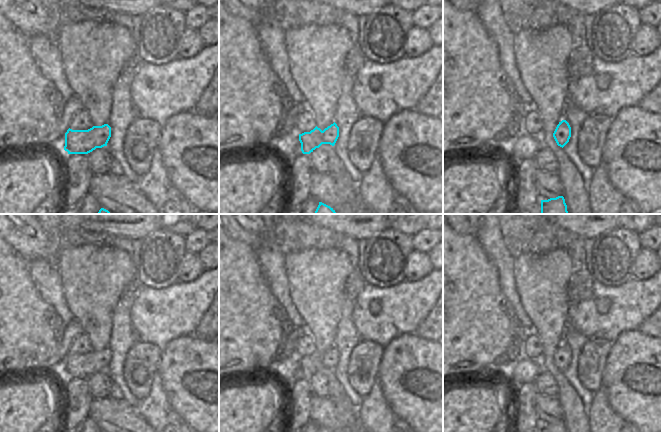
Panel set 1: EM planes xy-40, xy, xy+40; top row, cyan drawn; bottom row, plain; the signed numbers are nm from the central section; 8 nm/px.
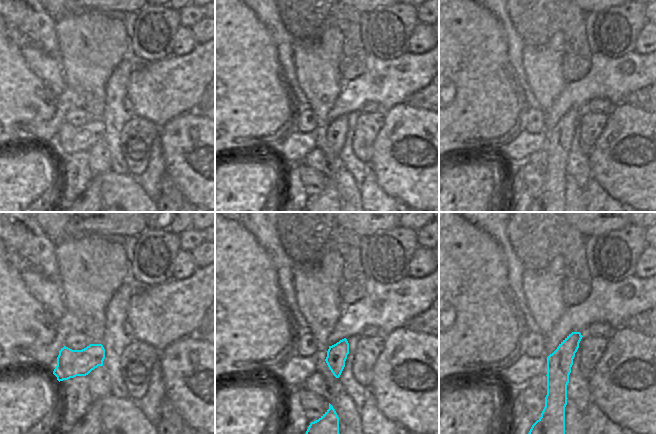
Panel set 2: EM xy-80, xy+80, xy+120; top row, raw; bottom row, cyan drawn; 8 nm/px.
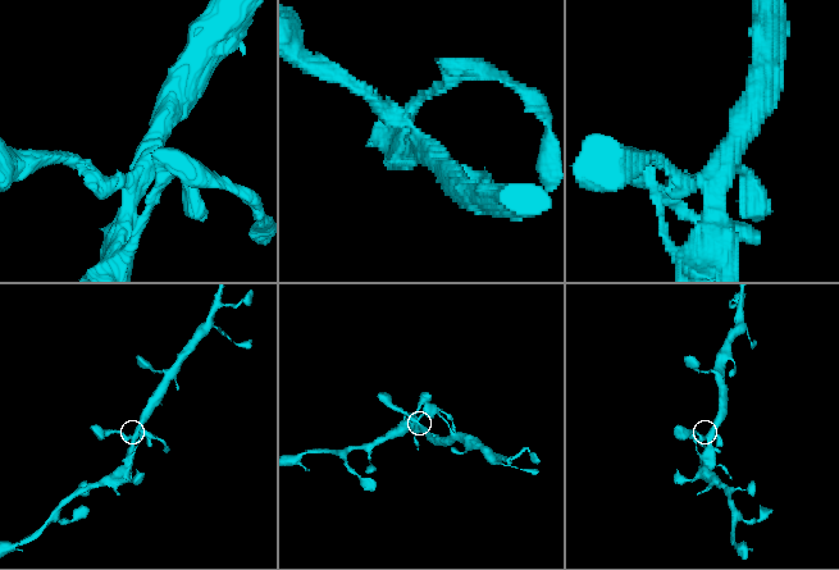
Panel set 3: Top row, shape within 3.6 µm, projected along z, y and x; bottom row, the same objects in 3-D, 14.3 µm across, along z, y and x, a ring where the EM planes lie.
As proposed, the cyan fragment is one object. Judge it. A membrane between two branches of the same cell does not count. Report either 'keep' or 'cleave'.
keep

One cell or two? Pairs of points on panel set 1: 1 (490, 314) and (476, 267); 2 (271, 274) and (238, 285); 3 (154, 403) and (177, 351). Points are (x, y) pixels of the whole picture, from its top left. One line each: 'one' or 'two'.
1: one
2: two
3: two

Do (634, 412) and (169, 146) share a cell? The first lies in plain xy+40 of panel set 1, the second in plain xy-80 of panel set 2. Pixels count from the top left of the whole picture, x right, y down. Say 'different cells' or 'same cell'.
same cell

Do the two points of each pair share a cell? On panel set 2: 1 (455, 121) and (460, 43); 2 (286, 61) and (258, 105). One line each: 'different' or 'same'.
1: same
2: different

